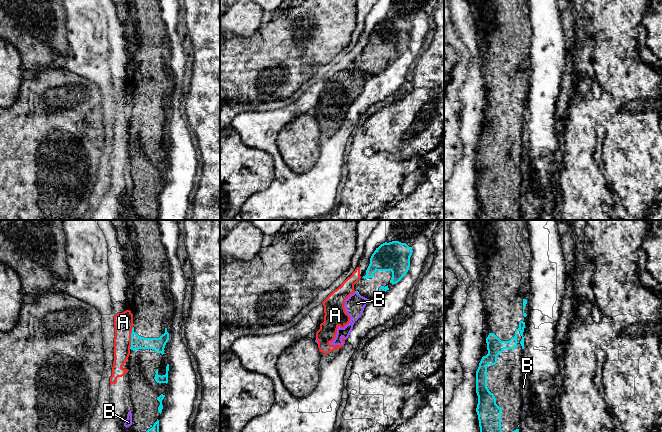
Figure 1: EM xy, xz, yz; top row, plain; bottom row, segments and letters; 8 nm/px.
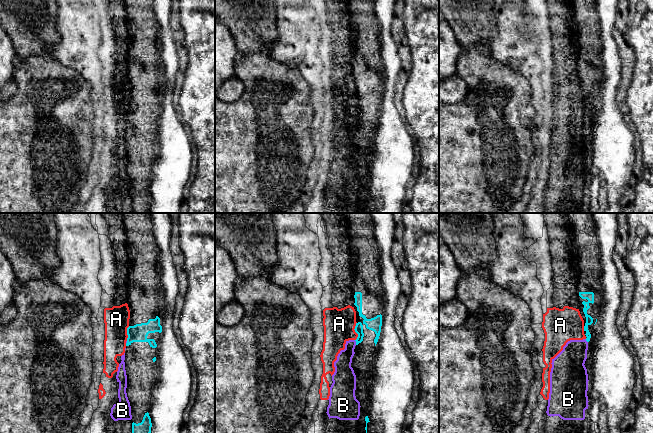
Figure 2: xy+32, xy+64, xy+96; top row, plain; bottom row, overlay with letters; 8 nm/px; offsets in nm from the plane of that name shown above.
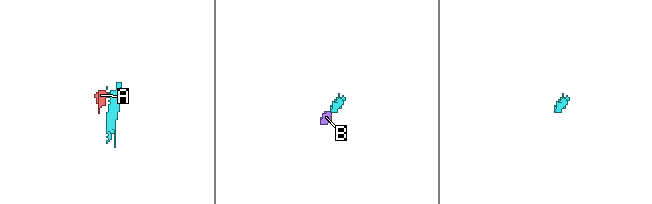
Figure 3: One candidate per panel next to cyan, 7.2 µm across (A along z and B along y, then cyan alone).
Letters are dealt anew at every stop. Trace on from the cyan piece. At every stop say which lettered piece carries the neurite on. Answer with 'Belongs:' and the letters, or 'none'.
Belongs: none

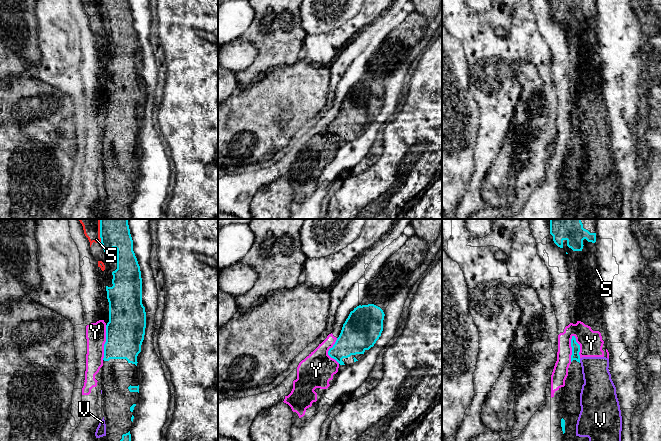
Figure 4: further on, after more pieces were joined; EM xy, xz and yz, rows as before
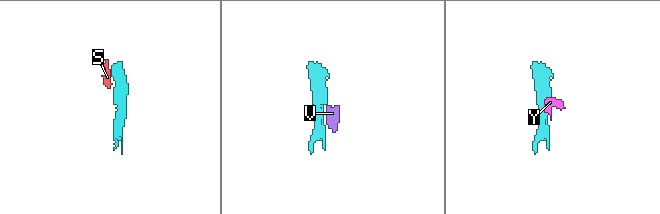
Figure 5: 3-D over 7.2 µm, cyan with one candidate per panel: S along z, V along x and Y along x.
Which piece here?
Belongs: none

